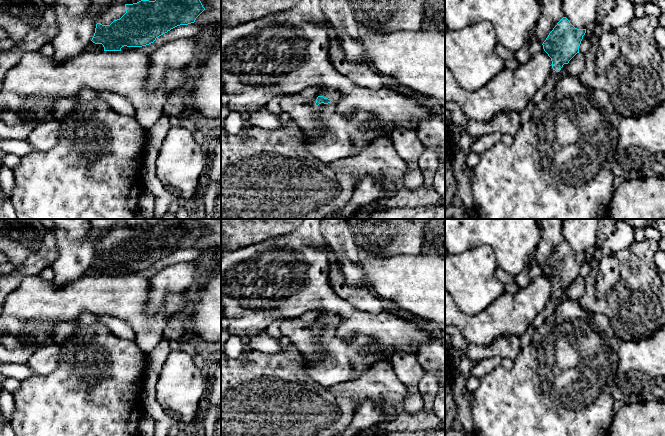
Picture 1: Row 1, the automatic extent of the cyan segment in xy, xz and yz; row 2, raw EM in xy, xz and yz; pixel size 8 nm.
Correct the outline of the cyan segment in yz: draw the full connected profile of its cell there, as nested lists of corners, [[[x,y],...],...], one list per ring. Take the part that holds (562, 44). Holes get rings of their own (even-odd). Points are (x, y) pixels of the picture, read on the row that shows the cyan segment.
[[[563,17],[543,42],[543,49],[551,58],[552,68],[559,72],[564,64],[579,53],[579,46],[586,29],[575,28],[570,21]]]

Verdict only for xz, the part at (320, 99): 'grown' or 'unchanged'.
grown

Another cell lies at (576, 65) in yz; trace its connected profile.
[[[577,53],[567,64],[567,71],[570,78],[578,77],[585,68],[585,54]]]

